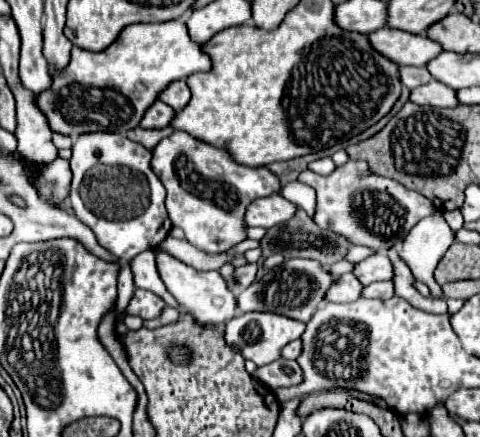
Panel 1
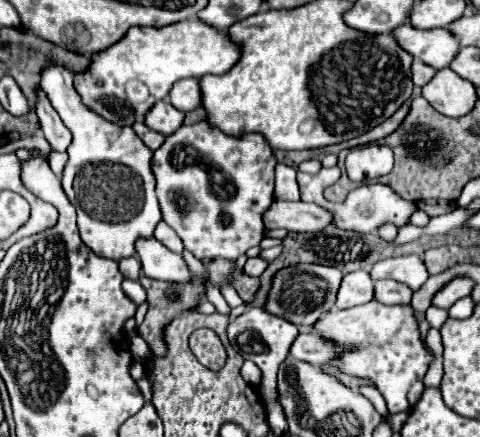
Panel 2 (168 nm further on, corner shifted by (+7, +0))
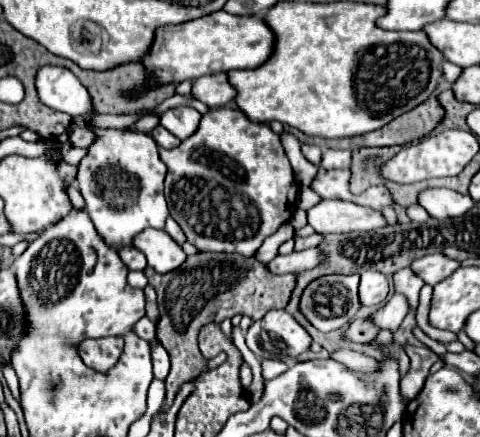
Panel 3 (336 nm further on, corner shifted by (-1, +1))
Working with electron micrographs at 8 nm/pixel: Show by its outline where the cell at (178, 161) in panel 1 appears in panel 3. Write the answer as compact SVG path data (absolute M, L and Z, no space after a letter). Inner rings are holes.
M210 110L202 116L200 128L188 140L182 140L178 148L160 148L158 152L168 166L164 194L170 216L180 224L186 240L202 252L238 252L254 256L262 242L286 224L296 210L298 184L278 134L274 134L266 124L250 122L240 110Z

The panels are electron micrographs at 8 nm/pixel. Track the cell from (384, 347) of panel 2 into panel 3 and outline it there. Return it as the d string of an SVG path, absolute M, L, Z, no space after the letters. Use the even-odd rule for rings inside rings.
M394 294L376 314L374 314L374 322L384 330L384 328L388 328L388 330L396 330L400 324L402 324L402 320L404 320L404 316L408 314L408 300L402 296L402 294Z

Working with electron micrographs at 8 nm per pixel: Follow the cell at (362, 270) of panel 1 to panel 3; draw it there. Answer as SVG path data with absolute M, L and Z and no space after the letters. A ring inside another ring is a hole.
M432 254L432 256L424 256L420 260L414 260L410 266L426 284L434 286L440 280L452 276L452 272L456 272L460 268L458 260L452 260L444 254Z

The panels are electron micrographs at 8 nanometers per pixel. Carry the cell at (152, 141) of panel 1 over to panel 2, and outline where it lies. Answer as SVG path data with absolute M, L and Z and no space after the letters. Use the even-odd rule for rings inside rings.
M142 123L142 125L134 125L134 131L136 131L136 135L144 141L144 145L146 145L150 151L156 151L156 149L164 143L164 135L148 129L144 123Z

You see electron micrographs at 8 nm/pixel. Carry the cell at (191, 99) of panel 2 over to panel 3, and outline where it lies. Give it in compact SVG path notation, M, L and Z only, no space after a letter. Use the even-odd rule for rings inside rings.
M212 74L212 76L202 76L194 82L192 94L202 100L210 108L220 108L228 104L230 100L236 98L236 88L228 82L228 74Z

